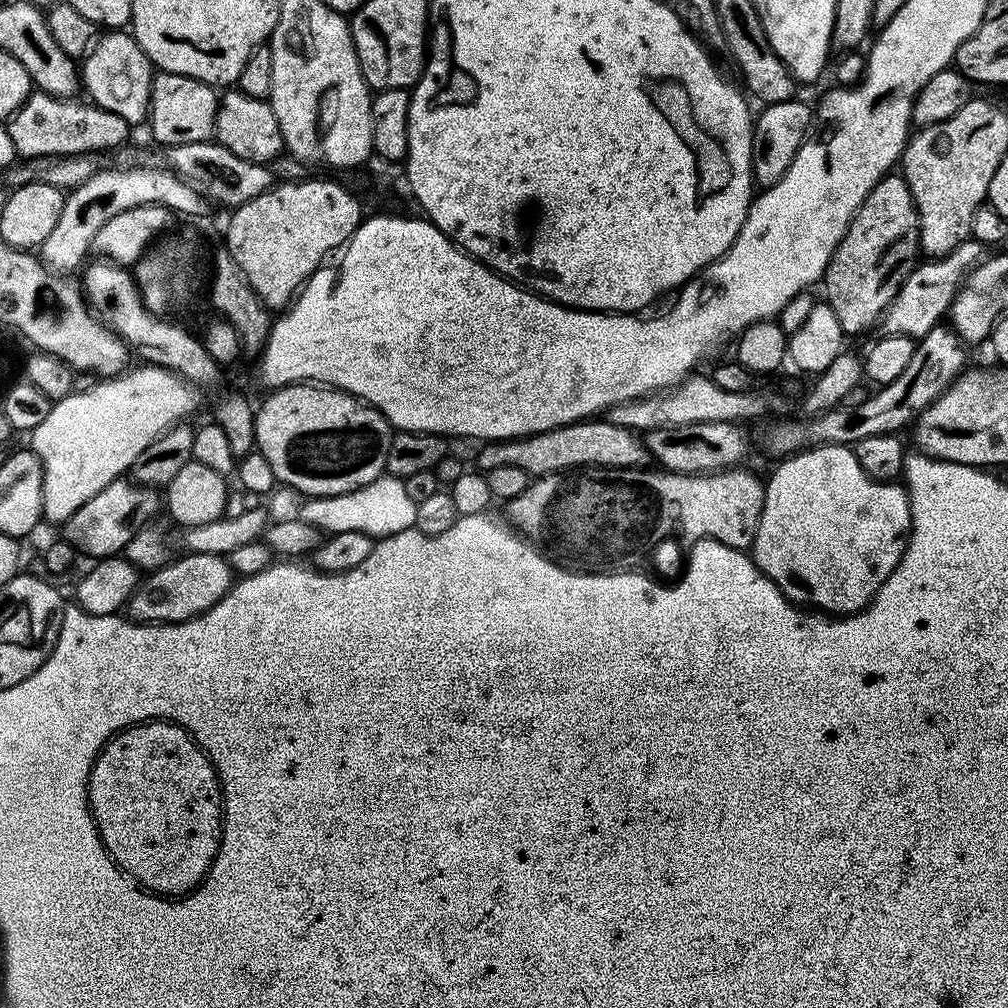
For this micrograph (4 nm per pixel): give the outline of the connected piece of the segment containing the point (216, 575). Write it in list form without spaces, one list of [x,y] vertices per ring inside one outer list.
[[[201,552],[183,555],[177,555],[143,577],[126,605],[127,615],[133,621],[177,624],[210,610],[232,589],[234,571],[225,557]]]

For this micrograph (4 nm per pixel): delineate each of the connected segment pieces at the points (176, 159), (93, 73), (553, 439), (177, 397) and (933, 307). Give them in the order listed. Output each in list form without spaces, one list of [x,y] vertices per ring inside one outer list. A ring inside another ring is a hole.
[[[203,140],[193,144],[177,144],[169,147],[167,152],[168,168],[196,189],[205,200],[213,205],[221,204],[222,207],[228,208],[227,210],[240,208],[246,202],[258,198],[258,194],[262,194],[274,184],[270,170],[265,165],[238,158],[238,154],[230,154],[230,150],[226,150],[226,146],[218,142]]]
[[[105,31],[83,57],[78,75],[91,103],[118,114],[118,118],[126,118],[130,126],[143,125],[147,121],[154,65],[142,46],[138,46],[138,42],[127,31]]]
[[[589,418],[515,440],[488,442],[481,448],[484,449],[477,454],[475,464],[479,471],[486,474],[497,466],[518,466],[530,478],[567,472],[569,468],[638,468],[650,456],[643,439],[633,429],[620,428],[606,418]]]
[[[155,366],[133,367],[123,374],[101,379],[93,388],[85,392],[73,391],[71,395],[55,401],[42,424],[30,432],[31,451],[42,462],[44,481],[44,516],[63,522],[84,502],[92,498],[108,483],[121,479],[131,469],[132,464],[163,432],[174,424],[179,424],[200,404],[200,396],[195,387],[174,373]]]
[[[971,238],[962,241],[948,256],[937,256],[917,263],[915,270],[902,282],[894,302],[884,312],[882,332],[886,336],[925,336],[940,320],[949,315],[957,290],[964,283],[964,277],[985,259],[985,245]],[[884,328],[884,329],[883,329]]]

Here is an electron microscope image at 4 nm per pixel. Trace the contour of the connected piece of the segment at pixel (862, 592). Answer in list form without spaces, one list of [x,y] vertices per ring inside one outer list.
[[[823,444],[817,448],[805,448],[779,461],[776,473],[767,477],[764,490],[764,509],[762,518],[758,522],[758,534],[754,538],[750,555],[755,564],[782,590],[782,594],[797,606],[811,606],[824,614],[835,614],[839,617],[851,616],[853,612],[860,612],[878,594],[882,582],[890,578],[894,566],[902,558],[908,545],[908,534],[912,530],[912,505],[908,503],[907,491],[899,483],[872,480],[864,473],[862,466],[858,466],[858,458],[851,447],[843,444]]]

